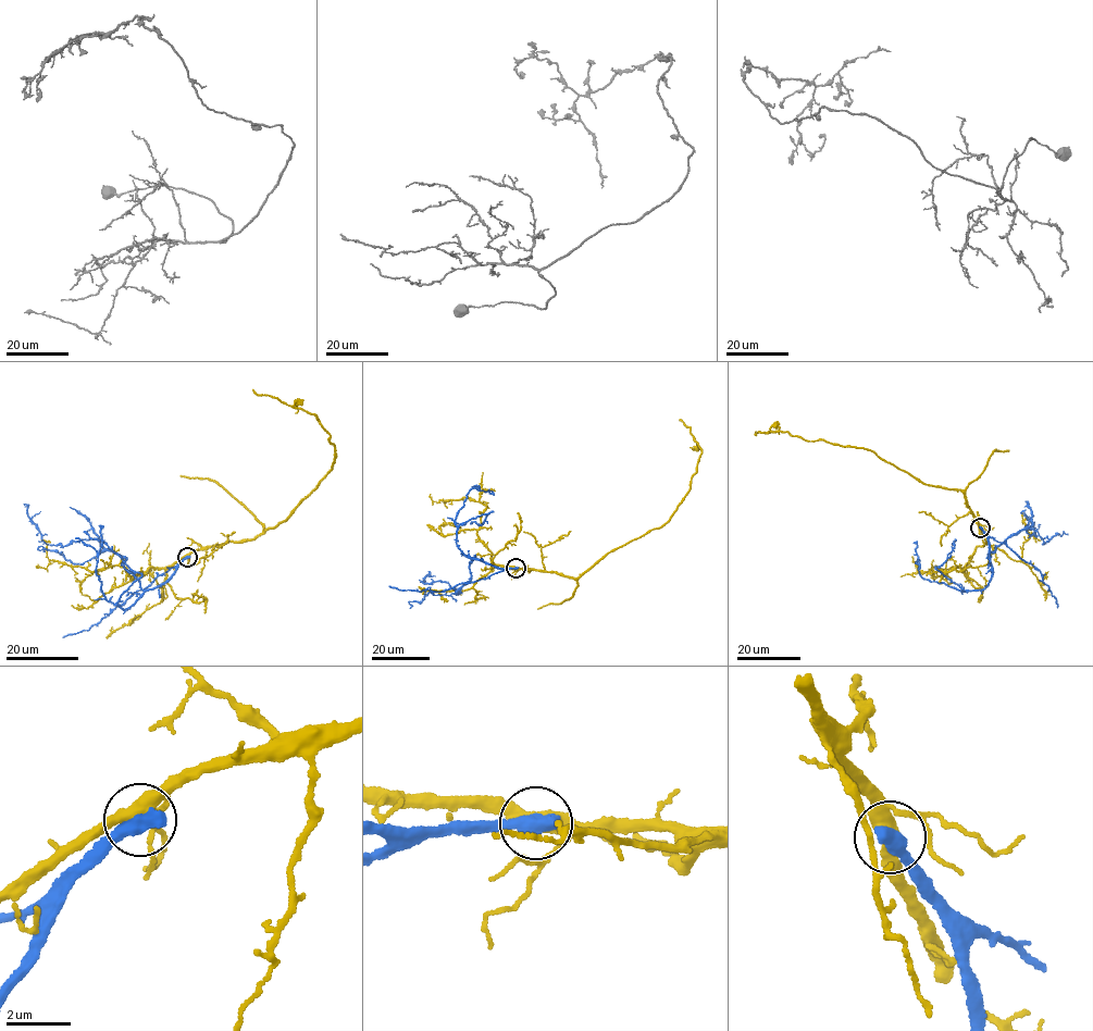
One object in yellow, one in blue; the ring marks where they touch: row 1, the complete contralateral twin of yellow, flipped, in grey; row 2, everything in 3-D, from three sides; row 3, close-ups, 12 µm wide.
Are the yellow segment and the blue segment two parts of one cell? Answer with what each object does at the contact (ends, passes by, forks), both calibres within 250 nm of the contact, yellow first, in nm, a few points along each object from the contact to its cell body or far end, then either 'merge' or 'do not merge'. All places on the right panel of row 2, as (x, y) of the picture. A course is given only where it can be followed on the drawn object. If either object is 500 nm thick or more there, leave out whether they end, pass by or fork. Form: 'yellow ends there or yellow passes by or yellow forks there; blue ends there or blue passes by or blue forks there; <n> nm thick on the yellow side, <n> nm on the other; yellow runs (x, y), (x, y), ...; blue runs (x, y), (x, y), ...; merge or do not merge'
440 nm thick on the yellow side, 600 nm on the other; yellow runs (981, 528), (959, 491), (924, 484), (870, 450), (807, 441), (786, 431), (755, 432); blue runs (980, 528), (990, 547), (991, 564), (988, 555), (1026, 530), (1030, 521), (1025, 528), (1036, 536), (1022, 511); do not merge

